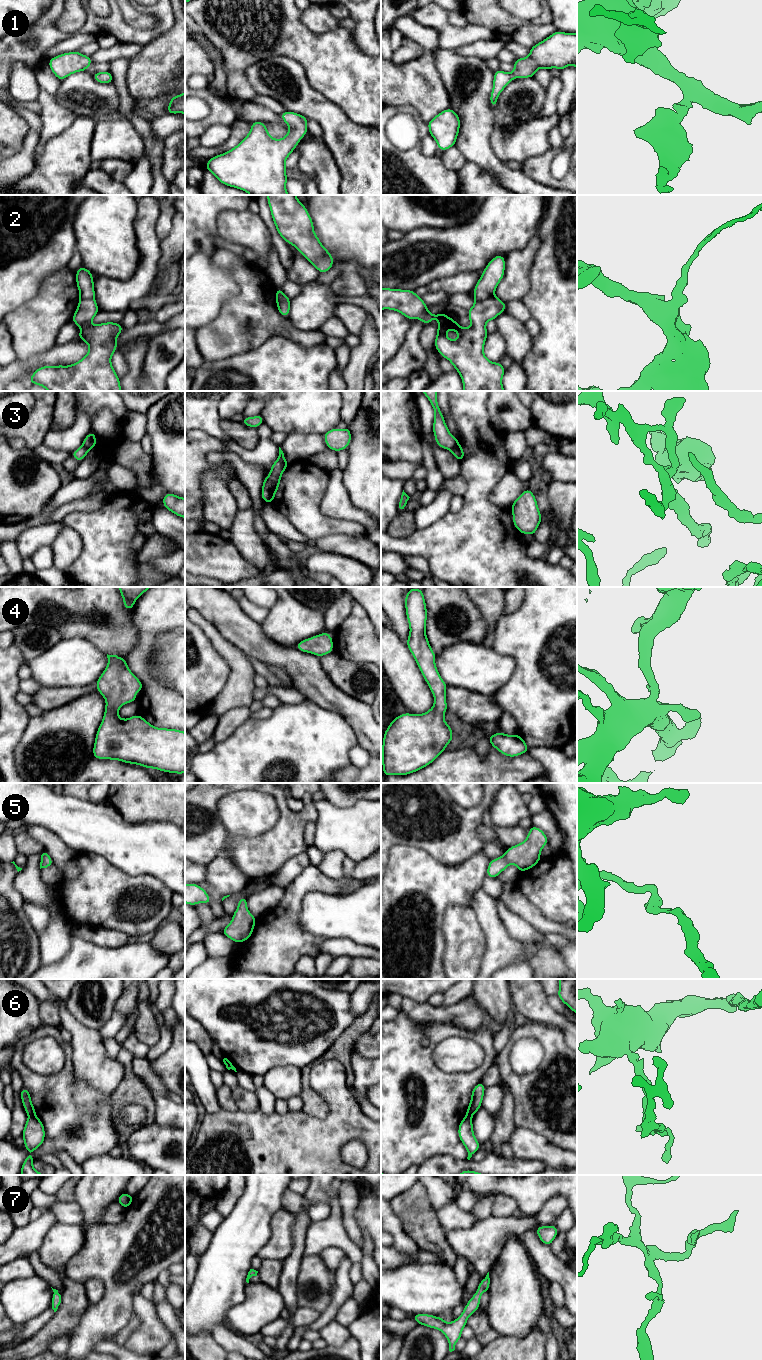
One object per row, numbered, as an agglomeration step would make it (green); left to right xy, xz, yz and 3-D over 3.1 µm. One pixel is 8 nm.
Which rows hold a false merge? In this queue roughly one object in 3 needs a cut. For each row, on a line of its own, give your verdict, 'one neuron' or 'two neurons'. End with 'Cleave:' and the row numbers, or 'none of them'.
1: one neuron
2: two neurons
3: two neurons
4: one neuron
5: one neuron
6: two neurons
7: one neuron
Cleave: 2, 3, 6

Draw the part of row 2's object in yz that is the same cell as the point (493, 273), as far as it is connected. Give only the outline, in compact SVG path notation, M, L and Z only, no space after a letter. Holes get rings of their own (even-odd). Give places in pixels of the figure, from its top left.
M496 255L483 270L482 276L474 287L474 301L482 301L494 296L499 282L504 277L505 257Z

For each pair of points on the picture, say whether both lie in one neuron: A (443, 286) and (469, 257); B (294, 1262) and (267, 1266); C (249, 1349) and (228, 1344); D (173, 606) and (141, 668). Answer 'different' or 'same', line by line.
A: different
B: different
C: same
D: same

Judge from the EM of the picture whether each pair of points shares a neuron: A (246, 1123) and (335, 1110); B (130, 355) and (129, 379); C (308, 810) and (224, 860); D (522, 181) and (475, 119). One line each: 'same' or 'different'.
A: same
B: same
C: different
D: same

